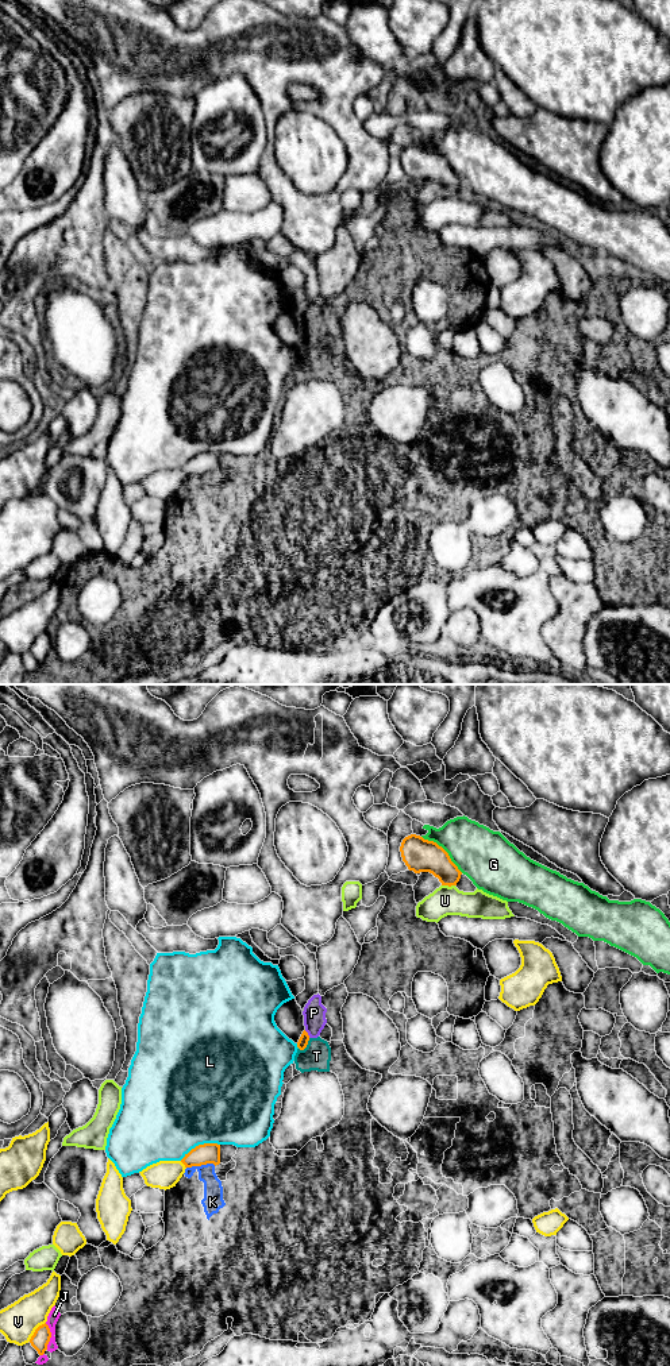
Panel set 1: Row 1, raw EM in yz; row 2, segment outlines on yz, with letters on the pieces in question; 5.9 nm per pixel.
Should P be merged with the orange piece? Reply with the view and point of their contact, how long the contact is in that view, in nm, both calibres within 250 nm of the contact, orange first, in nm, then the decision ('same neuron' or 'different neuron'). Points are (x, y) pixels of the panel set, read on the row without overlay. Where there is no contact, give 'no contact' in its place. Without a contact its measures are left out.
meets orange in yz at (307, 343); contact 60 nm long; 60 nm thick on the orange side, 130 nm on the other; different neuron

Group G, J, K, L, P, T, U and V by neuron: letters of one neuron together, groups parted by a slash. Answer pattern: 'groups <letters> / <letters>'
groups G / J K P T / L / U / V

